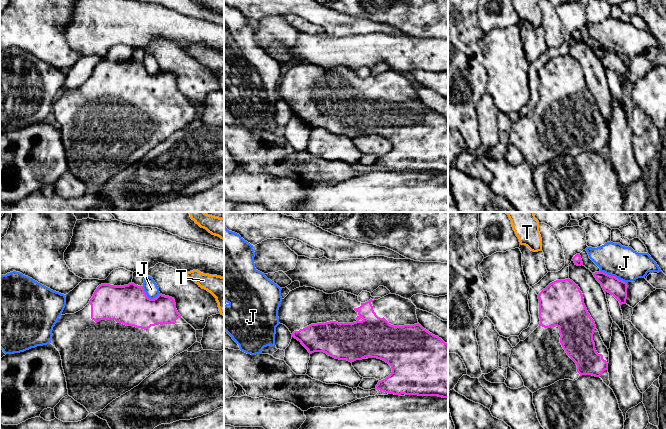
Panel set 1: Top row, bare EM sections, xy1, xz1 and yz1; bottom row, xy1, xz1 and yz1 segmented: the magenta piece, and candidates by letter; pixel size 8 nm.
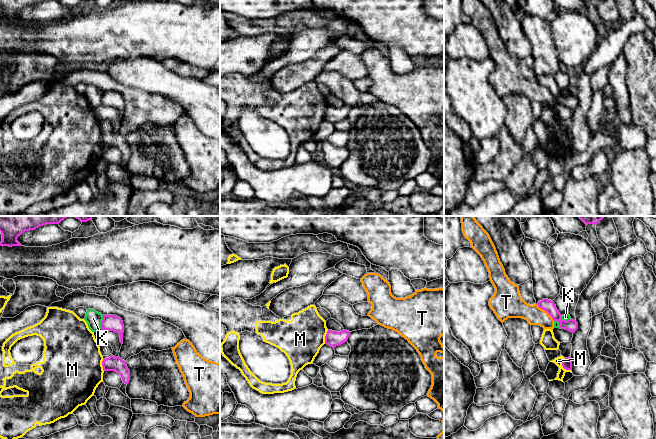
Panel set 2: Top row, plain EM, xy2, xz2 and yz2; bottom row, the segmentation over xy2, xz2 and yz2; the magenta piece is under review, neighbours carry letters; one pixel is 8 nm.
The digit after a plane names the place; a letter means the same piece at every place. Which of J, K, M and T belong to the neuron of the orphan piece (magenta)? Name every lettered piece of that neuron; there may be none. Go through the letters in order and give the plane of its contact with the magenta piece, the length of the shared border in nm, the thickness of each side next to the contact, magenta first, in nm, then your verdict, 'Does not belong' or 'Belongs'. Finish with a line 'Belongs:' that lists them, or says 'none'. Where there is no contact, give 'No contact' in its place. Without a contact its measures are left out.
J: Touches magenta in yz1. Shared border 240 nm. Thickness 140 nm (magenta) against 260 nm. Does not belong
K: Touches magenta in xy2. Shared border 110 nm. Thickness 130 nm (magenta) against 130 nm. Does not belong
M: Touches magenta in yz2. Shared border 120 nm. Thickness 80 nm (magenta) against 60 nm. Does not belong
T: Touches magenta in yz2. Shared border 200 nm. Thickness 100 nm (magenta) against 180 nm. Does not belong
Belongs: none

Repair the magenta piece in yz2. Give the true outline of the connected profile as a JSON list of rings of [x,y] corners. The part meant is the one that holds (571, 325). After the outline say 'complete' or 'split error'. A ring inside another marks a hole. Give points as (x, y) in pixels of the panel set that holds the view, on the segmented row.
[[[542,299],[537,303],[537,305],[539,308],[545,310],[554,321],[558,321],[561,329],[568,330],[572,333],[574,333],[578,329],[578,323],[575,320],[569,319],[565,321],[561,319],[561,314],[557,310],[556,305],[553,301]]]; complete

